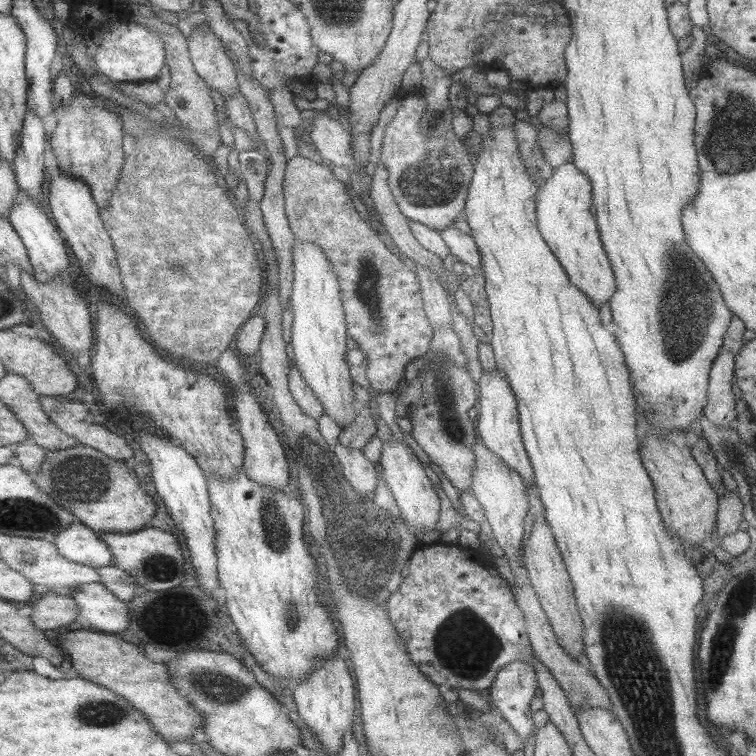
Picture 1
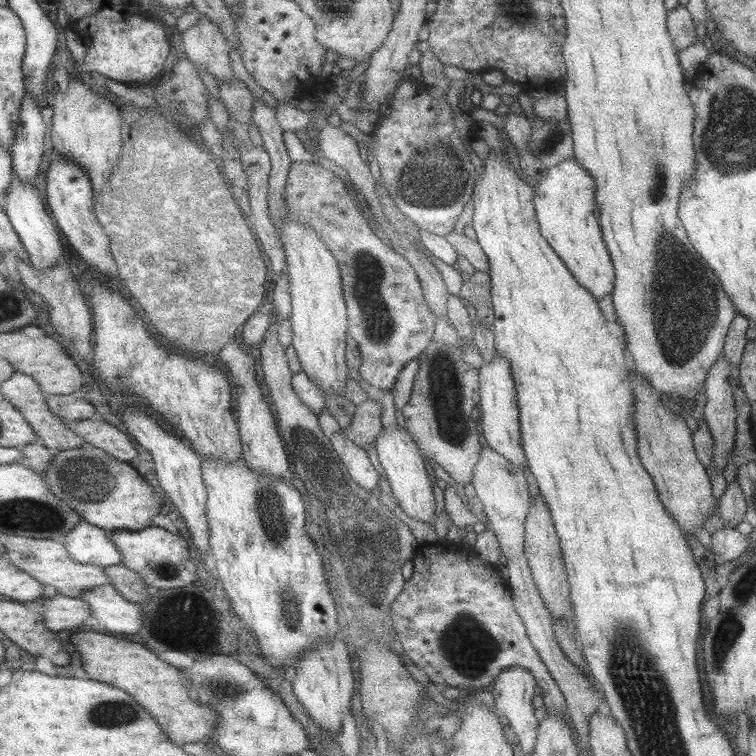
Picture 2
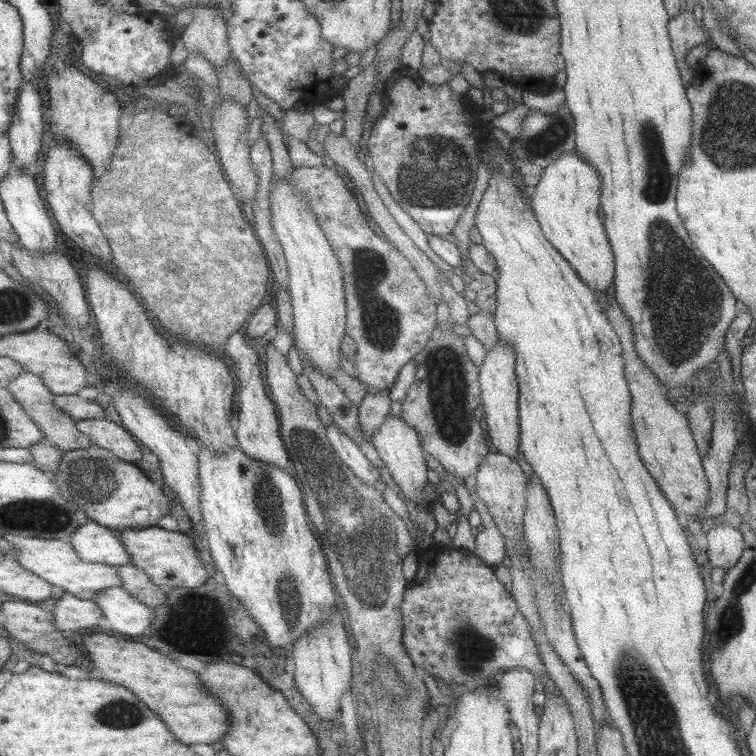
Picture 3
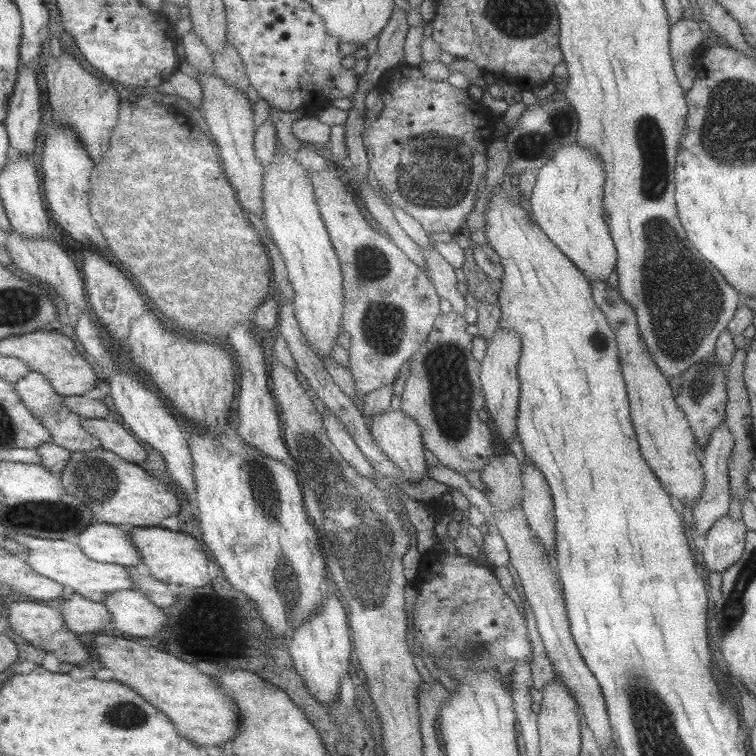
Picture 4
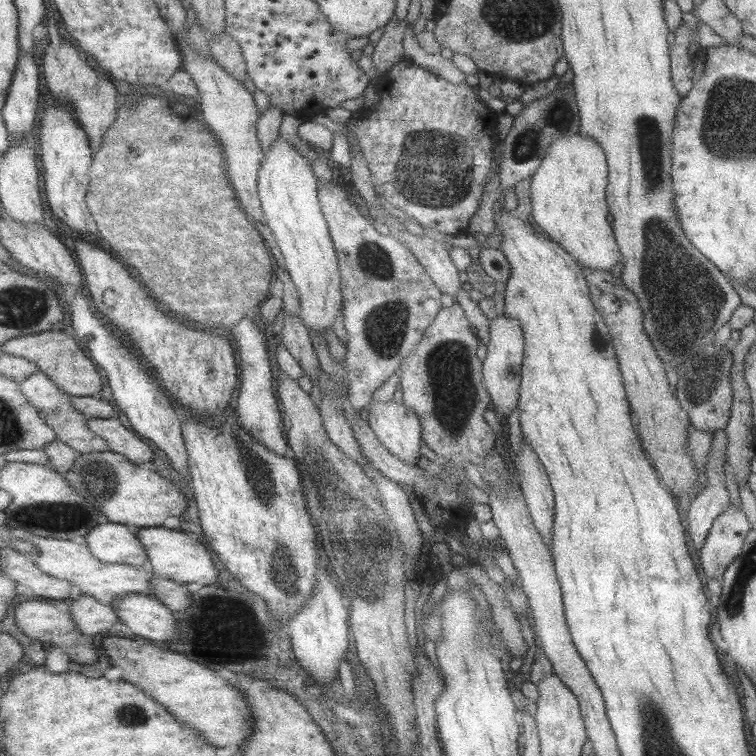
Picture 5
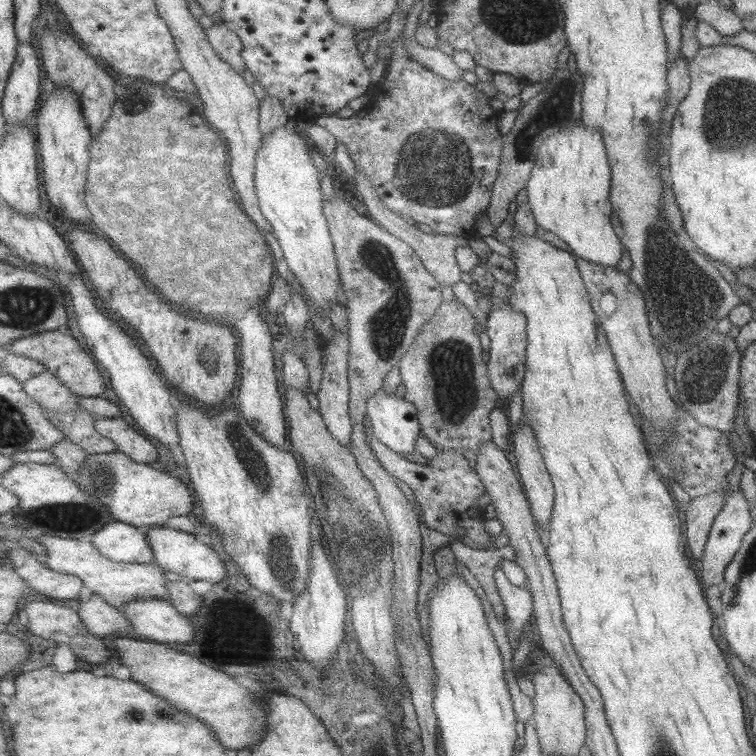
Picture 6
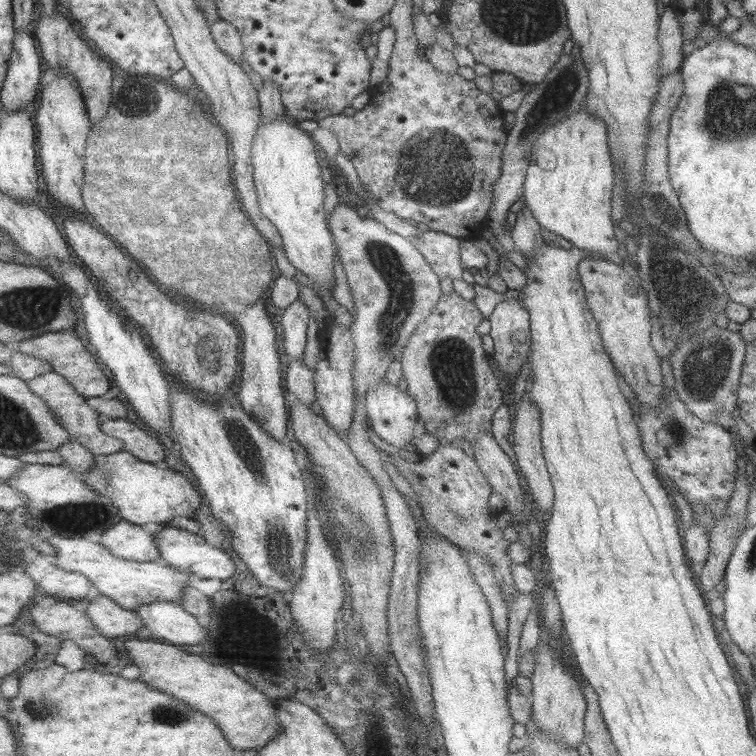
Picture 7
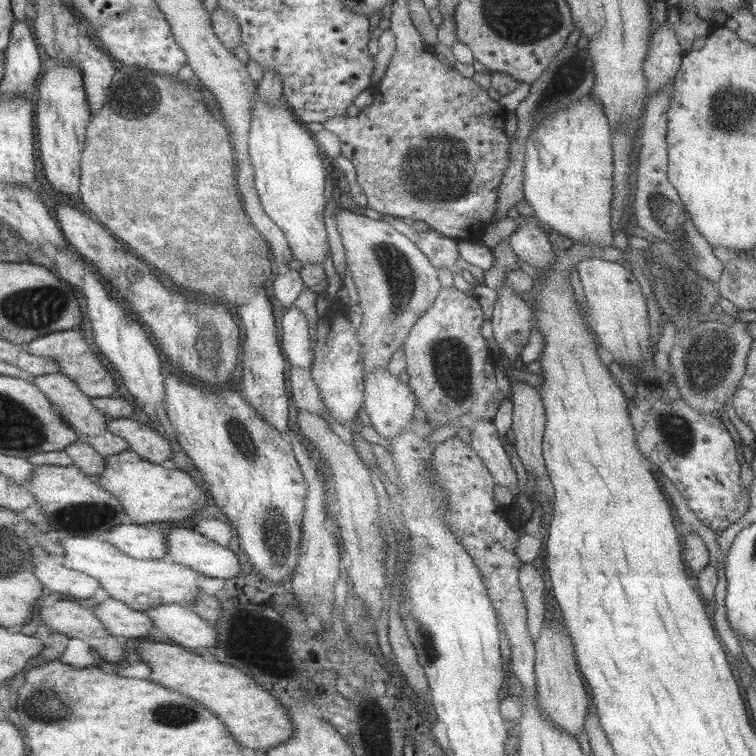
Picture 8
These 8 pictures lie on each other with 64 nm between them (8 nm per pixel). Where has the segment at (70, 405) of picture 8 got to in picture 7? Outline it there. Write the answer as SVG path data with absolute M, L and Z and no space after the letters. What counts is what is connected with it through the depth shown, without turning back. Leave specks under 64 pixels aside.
M54 370L28 381L28 383L34 392L48 401L48 405L52 407L57 420L72 433L72 440L84 443L97 455L116 454L116 452L124 451L126 448L124 440L120 437L110 436L103 430L103 416L98 410L92 408L92 405L88 403L88 398L78 392L68 377Z

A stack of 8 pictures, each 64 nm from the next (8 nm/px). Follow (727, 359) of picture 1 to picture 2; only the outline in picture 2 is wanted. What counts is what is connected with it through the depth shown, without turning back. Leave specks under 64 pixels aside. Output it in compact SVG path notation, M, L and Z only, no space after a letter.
M721 356L719 360L712 365L712 368L708 371L704 388L704 416L708 427L714 437L714 459L712 459L712 471L710 471L709 477L712 482L712 494L716 498L716 503L720 500L720 496L724 494L724 491L729 485L722 473L722 469L727 466L726 454L734 448L736 440L736 418L737 412L734 407L734 387L730 386L728 379L731 374L732 367L730 362Z

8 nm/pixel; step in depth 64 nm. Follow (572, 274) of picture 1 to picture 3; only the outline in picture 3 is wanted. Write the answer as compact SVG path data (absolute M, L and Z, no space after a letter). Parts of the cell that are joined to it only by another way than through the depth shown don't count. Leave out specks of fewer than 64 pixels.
M574 150L544 167L530 199L544 236L594 292L605 292L615 278L614 251L598 212L600 192L602 175Z

